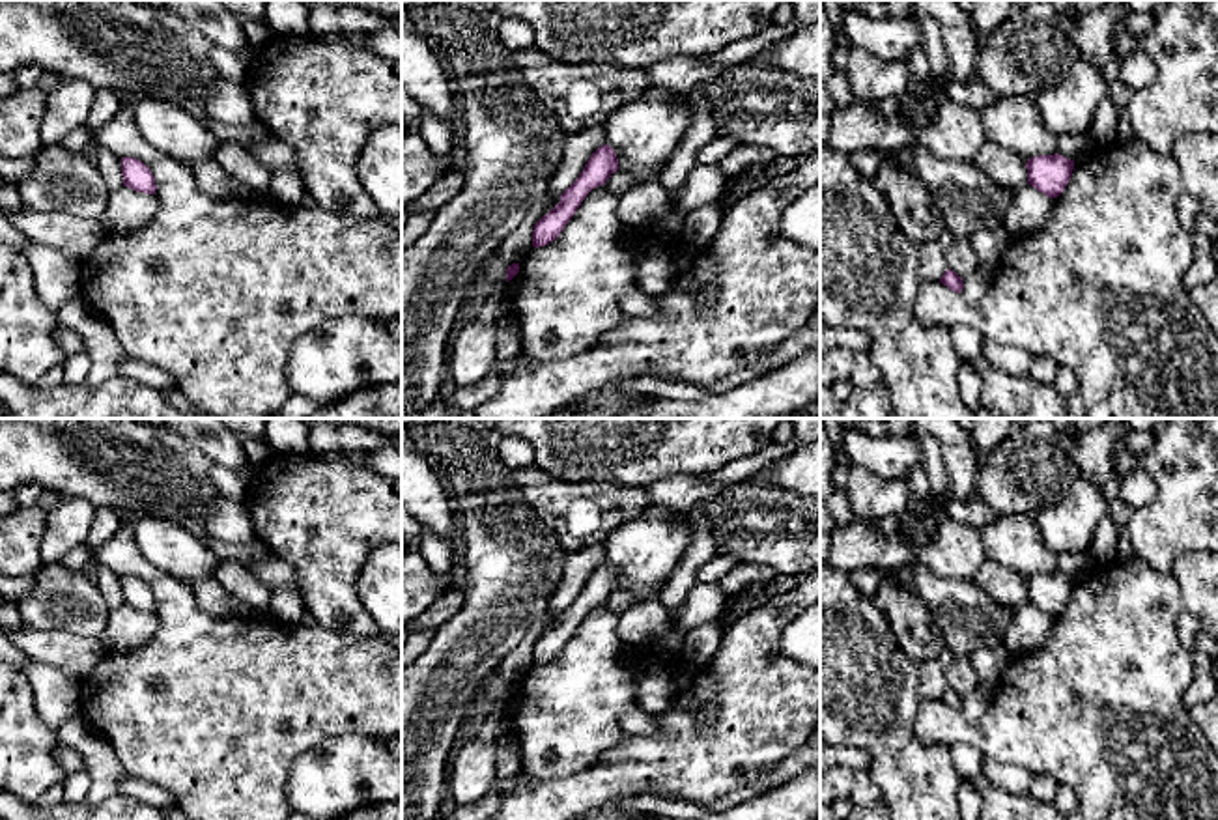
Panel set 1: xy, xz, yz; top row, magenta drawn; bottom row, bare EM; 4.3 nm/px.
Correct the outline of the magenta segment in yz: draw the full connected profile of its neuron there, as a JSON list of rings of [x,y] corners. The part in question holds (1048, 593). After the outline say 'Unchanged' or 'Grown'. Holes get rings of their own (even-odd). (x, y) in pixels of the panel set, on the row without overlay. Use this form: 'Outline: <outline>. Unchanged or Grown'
Outline: [[[1054,572],[1031,575],[1026,581],[1027,601],[1048,616],[1057,616],[1070,600],[1074,579]]]. Unchanged

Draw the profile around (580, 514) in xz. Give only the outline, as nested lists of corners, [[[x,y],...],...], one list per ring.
[[[536,467],[514,469],[512,478],[566,551],[603,544],[616,527],[650,506],[644,488],[564,482]]]

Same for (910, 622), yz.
[[[899,568],[884,572],[876,594],[876,609],[887,618],[895,643],[917,663],[945,654],[945,641],[927,603],[895,579]]]

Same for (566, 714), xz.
[[[605,603],[592,607],[564,644],[545,665],[529,667],[519,678],[519,691],[506,700],[510,730],[521,743],[521,773],[531,779],[560,779],[598,764],[628,734],[620,717],[637,704],[637,674],[652,663],[674,657],[646,644],[639,654],[618,635],[618,618]]]

